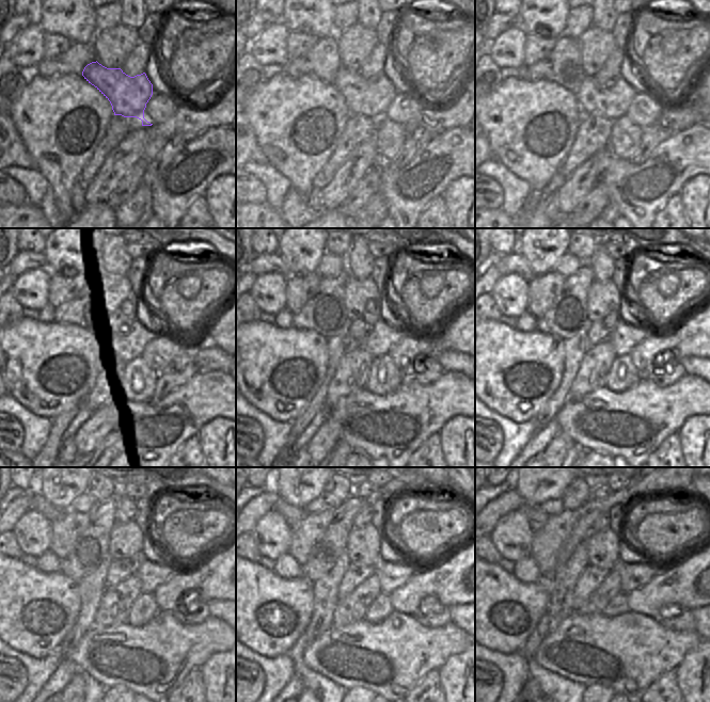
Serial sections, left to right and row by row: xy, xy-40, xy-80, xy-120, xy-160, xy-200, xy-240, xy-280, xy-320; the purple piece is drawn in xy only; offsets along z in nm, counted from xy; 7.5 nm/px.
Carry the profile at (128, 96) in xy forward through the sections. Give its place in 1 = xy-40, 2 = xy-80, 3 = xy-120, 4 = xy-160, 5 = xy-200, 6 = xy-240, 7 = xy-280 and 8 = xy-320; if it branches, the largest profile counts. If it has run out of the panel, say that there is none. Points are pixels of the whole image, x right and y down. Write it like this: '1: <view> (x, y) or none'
1: xy-40 (371, 97)
2: xy-80 (612, 104)
3: xy-120 (132, 342)
4: xy-160 (383, 335)
5: xy-200 (625, 337)
6: xy-240 (152, 574)
7: xy-280 (392, 575)
8: xy-320 (633, 575)

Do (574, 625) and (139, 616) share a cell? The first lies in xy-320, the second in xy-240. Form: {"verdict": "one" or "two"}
{"verdict": "two"}

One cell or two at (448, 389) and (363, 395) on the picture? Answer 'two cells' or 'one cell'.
one cell

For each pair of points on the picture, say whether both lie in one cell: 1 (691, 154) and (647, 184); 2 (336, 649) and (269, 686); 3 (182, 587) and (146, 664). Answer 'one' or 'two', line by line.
1: one
2: two
3: two

